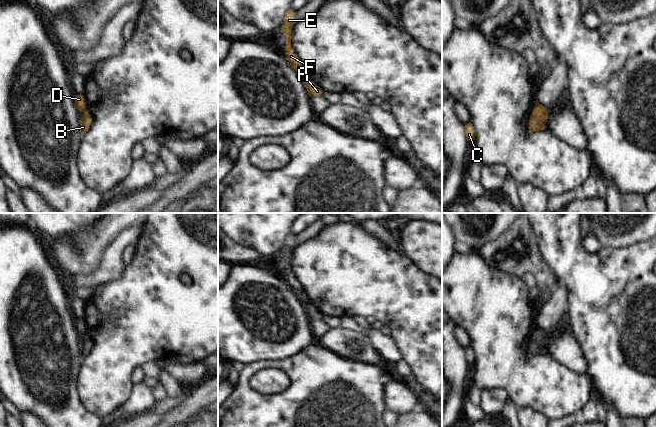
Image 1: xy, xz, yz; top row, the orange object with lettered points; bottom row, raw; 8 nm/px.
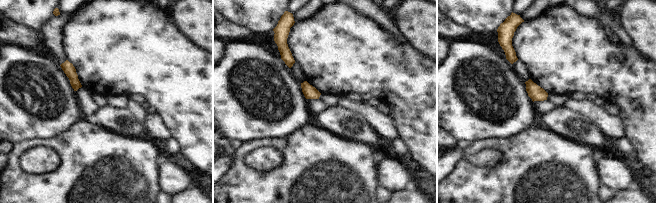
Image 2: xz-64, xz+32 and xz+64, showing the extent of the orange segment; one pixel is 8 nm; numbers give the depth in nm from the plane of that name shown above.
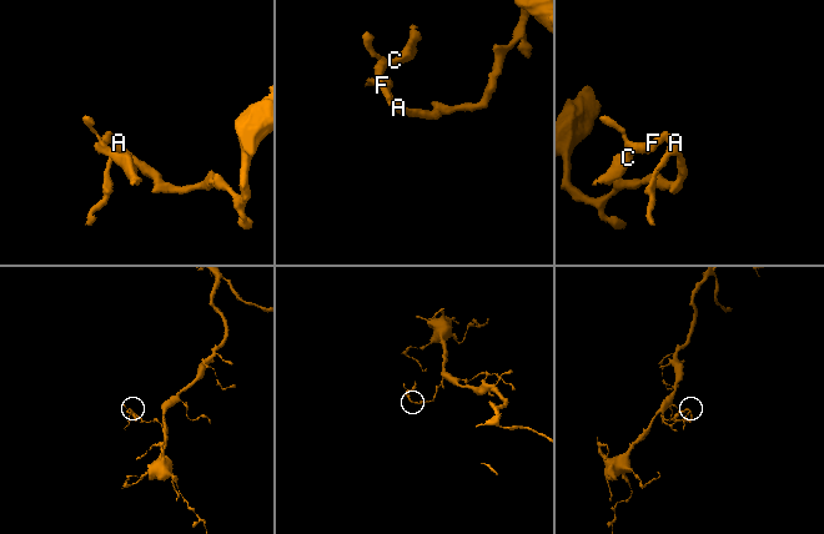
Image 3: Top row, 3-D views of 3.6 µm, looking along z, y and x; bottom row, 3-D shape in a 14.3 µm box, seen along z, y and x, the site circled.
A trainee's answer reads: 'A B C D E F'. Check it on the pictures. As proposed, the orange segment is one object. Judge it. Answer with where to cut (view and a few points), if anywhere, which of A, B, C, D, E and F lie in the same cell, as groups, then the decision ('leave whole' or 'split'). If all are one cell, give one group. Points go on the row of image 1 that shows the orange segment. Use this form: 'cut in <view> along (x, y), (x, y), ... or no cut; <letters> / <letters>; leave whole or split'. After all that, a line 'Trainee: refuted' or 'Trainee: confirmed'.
cut in xz along (309, 79), (305, 85); A B / C D E F; split
Trainee: refuted

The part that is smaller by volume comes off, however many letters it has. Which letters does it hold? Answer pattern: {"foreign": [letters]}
{"foreign": ["C", "D", "E", "F"]}

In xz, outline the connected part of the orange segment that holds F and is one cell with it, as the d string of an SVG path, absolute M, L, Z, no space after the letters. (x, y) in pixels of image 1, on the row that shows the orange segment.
M289 9L284 17L285 25L281 27L286 38L285 50L287 52L287 60L290 62L291 67L297 72L302 68L303 62L299 59L294 49L291 46L291 33L292 27L297 22L295 19L295 11Z

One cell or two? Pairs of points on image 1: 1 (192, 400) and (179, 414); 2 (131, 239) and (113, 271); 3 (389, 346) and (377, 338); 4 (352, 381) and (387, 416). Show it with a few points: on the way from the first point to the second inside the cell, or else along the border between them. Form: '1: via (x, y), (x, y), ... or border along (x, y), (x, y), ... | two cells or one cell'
1: via (190, 403), (182, 411) | one cell
2: via (122, 244), (114, 252), (113, 262) | one cell
3: via (386, 346), (380, 341) | one cell
4: border along (385, 409), (381, 416) | two cells

